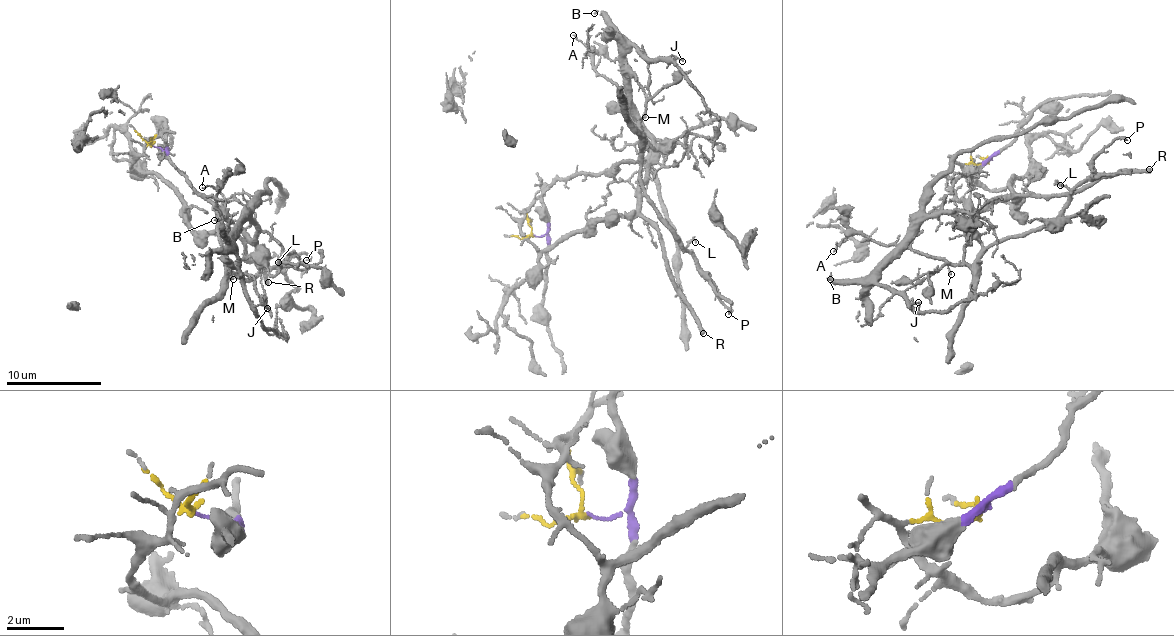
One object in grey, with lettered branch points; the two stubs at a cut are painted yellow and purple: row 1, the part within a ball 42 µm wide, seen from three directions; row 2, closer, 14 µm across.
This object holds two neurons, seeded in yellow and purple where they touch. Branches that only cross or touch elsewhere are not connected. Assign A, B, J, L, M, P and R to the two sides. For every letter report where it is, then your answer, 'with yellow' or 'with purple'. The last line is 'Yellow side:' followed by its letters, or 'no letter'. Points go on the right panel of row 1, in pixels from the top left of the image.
A: at (833, 251); with purple
B: at (830, 279); with yellow
J: at (918, 302); with yellow
L: at (1060, 185); with purple
M: at (951, 274); with purple
P: at (1127, 140); with purple
R: at (1149, 169); with yellow
Yellow side: B, J, R

